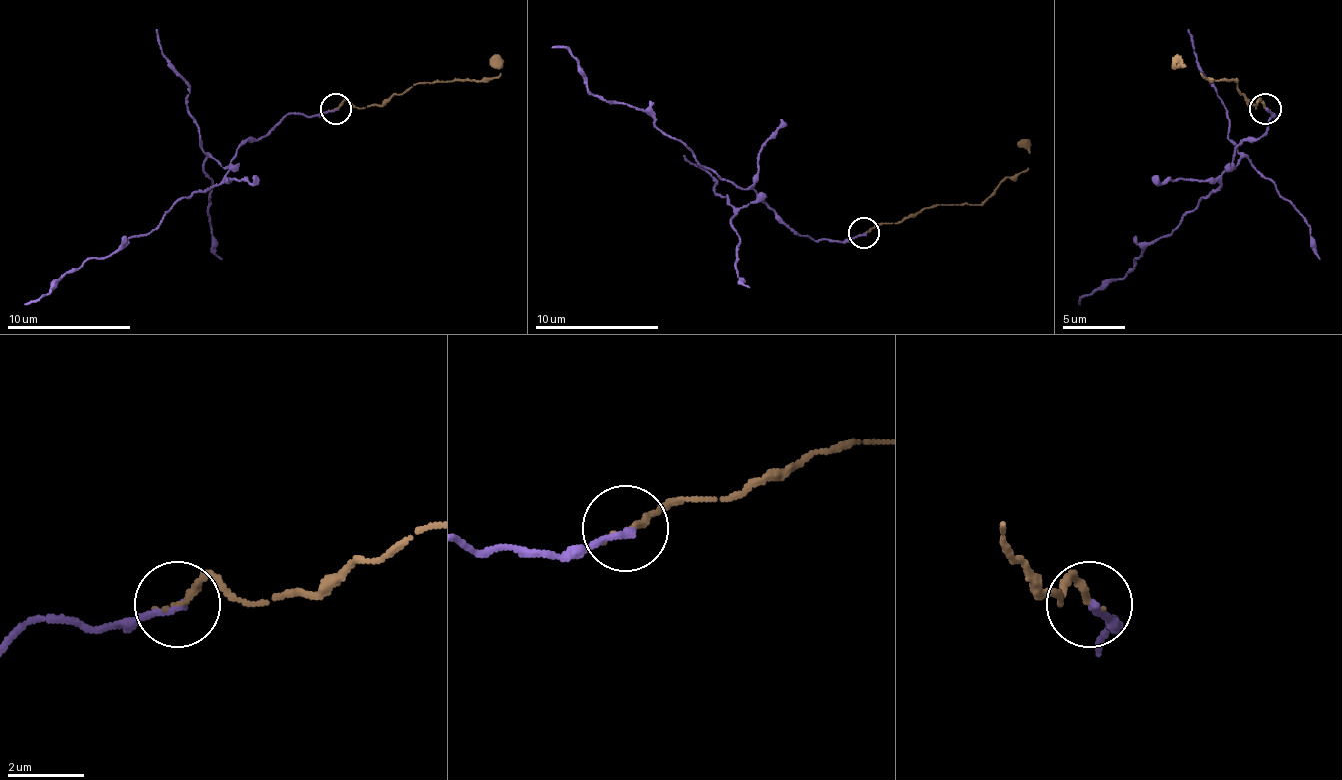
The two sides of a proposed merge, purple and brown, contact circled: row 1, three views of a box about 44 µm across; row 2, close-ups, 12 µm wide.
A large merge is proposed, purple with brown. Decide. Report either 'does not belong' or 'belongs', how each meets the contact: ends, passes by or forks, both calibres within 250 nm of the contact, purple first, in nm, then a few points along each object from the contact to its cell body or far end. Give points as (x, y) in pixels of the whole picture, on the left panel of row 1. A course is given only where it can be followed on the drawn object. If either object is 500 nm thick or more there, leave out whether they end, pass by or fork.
does not belong; purple ends; brown ends; calibres 190 and 160 nm; course purple (336, 108), (312, 117), (287, 114), (237, 151), (218, 182), (178, 201), (150, 232), (23, 303); course brown (336, 108), (346, 101), (358, 108), (386, 104), (417, 83), (479, 80), (501, 73), (501, 67), (492, 58)

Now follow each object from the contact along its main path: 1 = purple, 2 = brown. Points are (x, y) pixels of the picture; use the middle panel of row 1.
1: (864, 233), (802, 236), (762, 199), (706, 168), (644, 109), (600, 100), (575, 59), (563, 47), (550, 47)
2: (864, 233), (873, 227), (914, 218), (932, 205), (979, 205), (1007, 177), (1029, 168), (1029, 149), (1019, 140)

